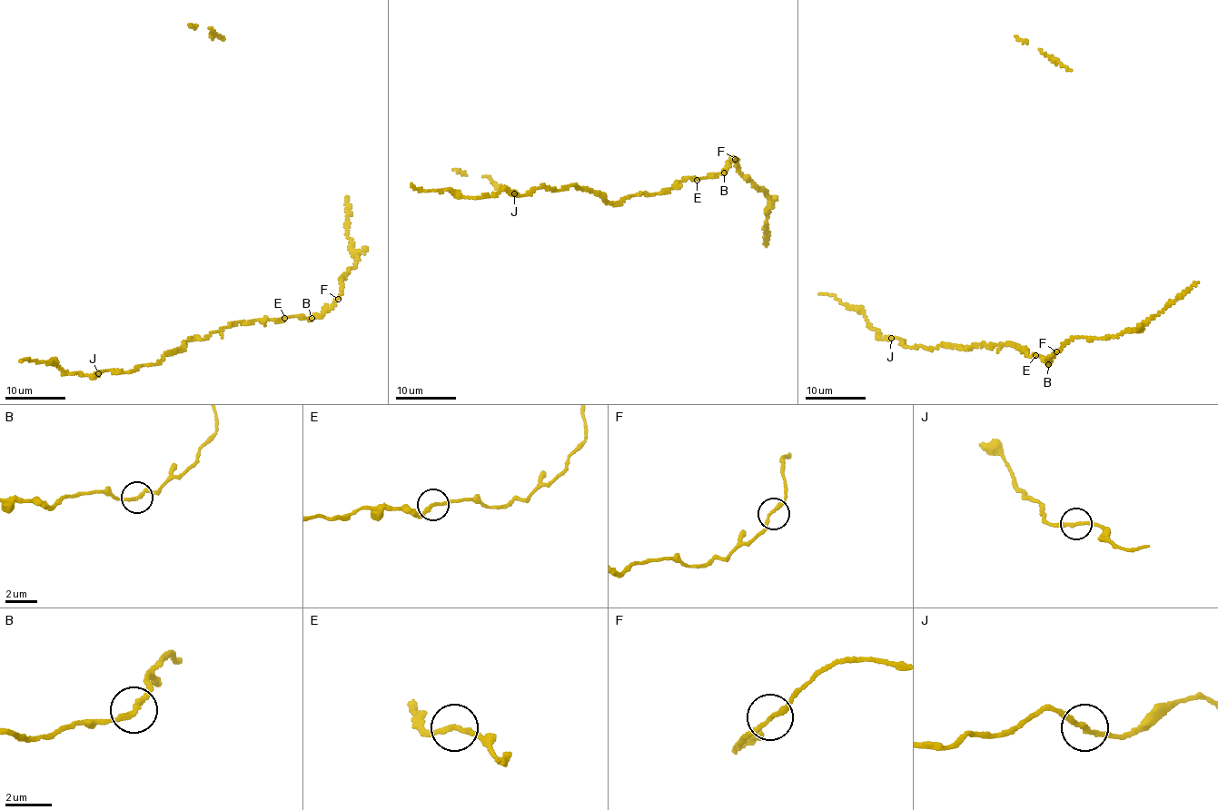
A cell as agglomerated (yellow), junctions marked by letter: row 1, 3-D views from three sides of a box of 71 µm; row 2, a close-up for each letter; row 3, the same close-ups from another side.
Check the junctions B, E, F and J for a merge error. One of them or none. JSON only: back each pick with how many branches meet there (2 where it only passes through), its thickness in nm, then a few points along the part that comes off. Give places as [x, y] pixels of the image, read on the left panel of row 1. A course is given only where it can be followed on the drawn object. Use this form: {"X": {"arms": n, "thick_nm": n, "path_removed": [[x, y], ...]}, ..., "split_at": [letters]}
{"J": {"arms": 2, "thick_nm": 200, "path_removed": [[98, 373], [90, 376], [64, 372], [49, 361], [20, 360]]}, "split_at": ["J"]}

